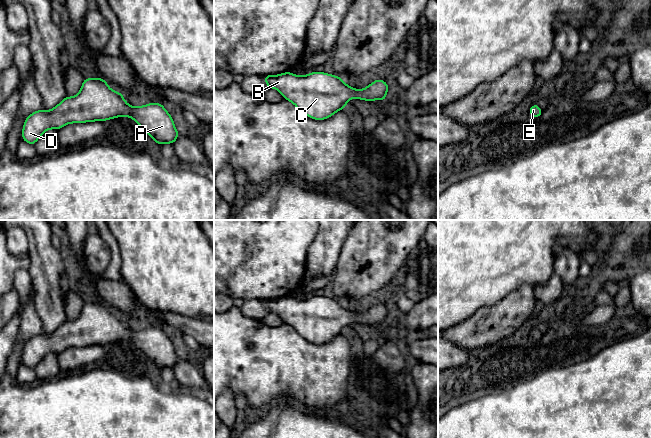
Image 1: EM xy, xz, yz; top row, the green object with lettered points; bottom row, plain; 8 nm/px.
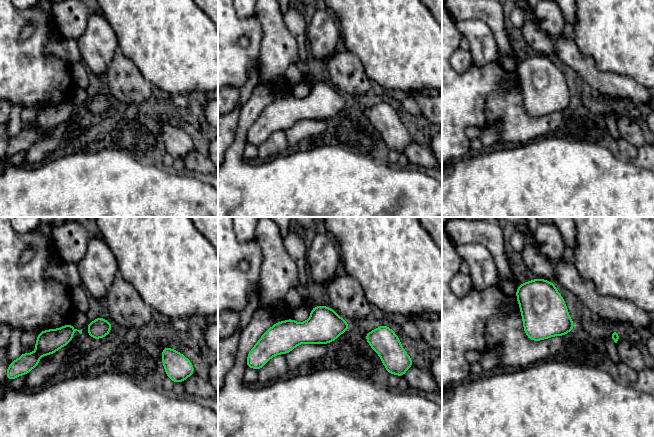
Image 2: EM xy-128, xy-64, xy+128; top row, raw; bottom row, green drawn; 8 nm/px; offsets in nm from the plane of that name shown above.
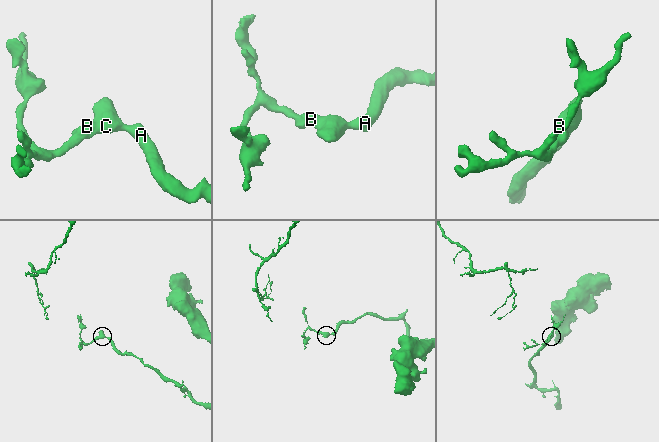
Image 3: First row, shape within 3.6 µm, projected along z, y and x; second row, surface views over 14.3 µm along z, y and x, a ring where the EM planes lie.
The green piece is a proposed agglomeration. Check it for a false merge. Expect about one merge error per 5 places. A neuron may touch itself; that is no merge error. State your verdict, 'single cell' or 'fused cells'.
single cell

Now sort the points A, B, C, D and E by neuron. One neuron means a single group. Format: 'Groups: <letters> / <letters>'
Groups: A B C D E

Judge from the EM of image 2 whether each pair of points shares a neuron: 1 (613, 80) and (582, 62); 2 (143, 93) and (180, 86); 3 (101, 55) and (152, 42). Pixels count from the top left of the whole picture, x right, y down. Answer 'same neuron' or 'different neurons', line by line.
1: same neuron
2: different neurons
3: different neurons

